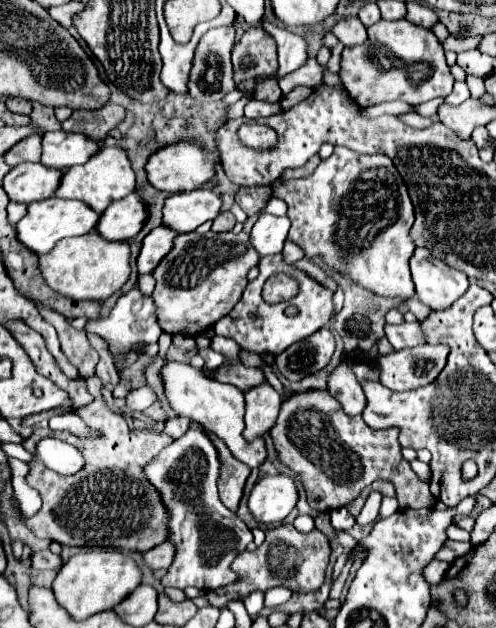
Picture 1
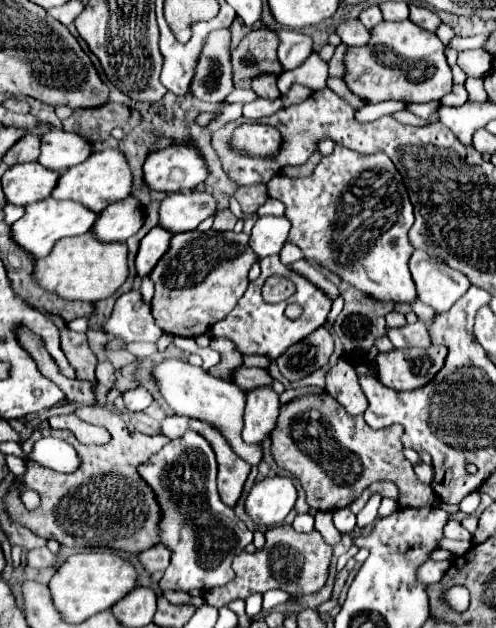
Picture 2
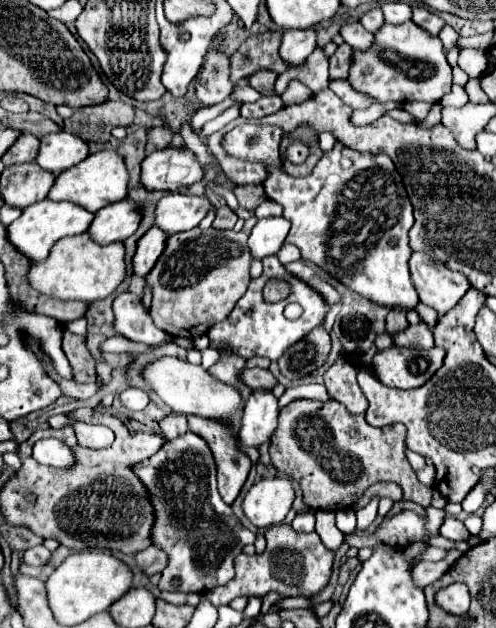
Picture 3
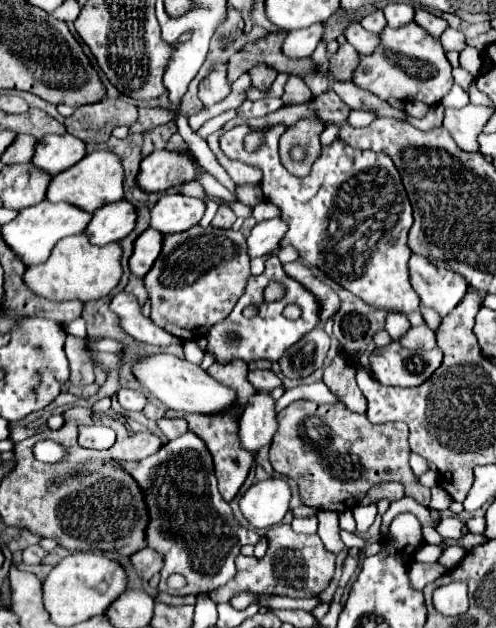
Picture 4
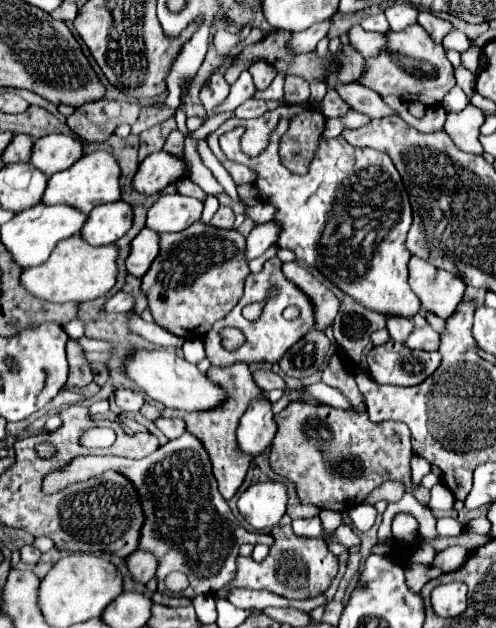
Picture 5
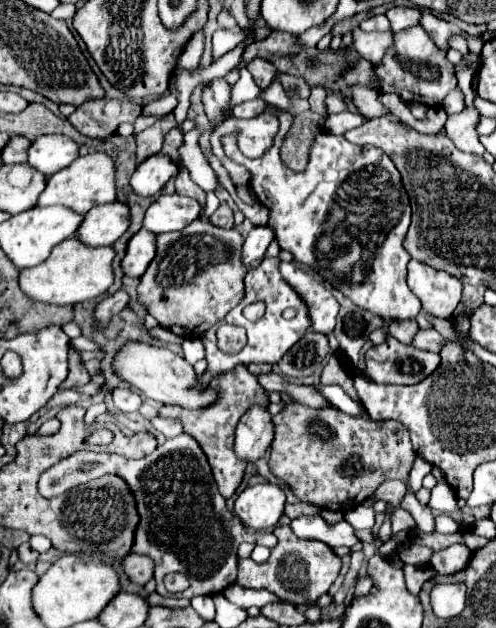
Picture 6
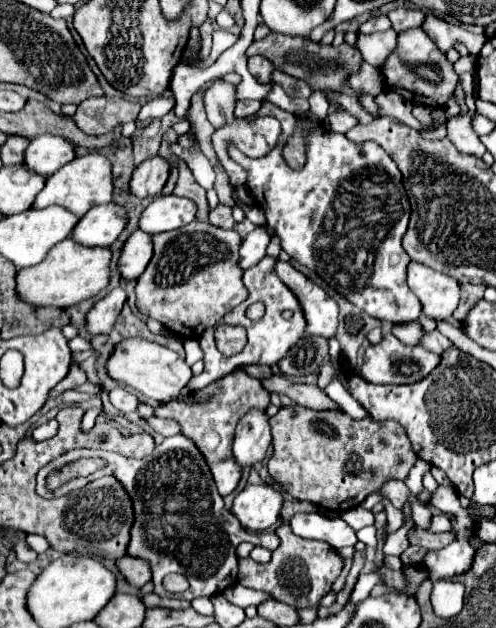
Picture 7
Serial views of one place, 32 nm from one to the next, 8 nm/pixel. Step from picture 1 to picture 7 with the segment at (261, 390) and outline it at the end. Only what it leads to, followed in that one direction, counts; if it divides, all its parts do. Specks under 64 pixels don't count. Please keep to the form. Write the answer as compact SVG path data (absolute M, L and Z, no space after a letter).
M250 410L244 416L244 420L240 420L236 426L236 436L232 444L236 462L242 468L254 466L256 462L264 460L270 442L272 442L272 436L270 436L268 416L264 412Z

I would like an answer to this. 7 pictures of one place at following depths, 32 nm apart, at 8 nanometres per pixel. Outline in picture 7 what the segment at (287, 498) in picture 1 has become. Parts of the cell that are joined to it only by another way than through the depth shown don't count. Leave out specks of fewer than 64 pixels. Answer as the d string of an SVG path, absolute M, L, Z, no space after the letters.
M246 486L232 504L232 514L238 518L240 526L246 530L266 530L280 514L282 496L272 486Z

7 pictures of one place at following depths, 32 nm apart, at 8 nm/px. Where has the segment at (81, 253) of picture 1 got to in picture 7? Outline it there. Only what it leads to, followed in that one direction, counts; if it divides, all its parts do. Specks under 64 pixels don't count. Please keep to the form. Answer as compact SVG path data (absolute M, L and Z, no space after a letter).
M70 238L64 244L56 244L52 252L48 252L48 260L44 264L36 264L36 268L22 268L16 274L16 294L20 300L38 306L52 308L68 308L82 300L96 296L100 290L108 286L110 278L110 250L108 248L86 248Z

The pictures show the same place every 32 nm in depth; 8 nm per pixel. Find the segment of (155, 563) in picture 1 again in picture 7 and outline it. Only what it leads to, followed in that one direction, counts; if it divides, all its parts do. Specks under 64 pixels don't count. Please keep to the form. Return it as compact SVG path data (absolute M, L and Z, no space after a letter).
M122 556L120 560L116 560L116 568L120 570L120 574L124 576L124 580L130 586L142 588L150 580L150 568L148 568L148 564L144 560Z

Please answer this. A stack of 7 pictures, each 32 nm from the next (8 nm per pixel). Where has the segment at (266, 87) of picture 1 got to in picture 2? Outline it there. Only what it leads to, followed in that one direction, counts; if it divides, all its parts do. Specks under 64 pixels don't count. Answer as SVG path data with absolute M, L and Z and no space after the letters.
M260 74L260 76L254 76L250 80L250 86L252 86L252 90L260 98L278 98L280 96L280 92L276 88L276 74Z

